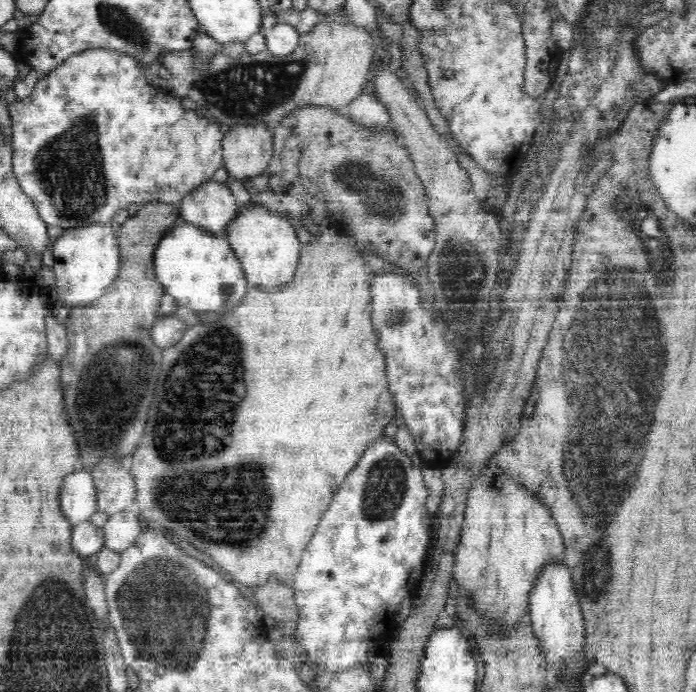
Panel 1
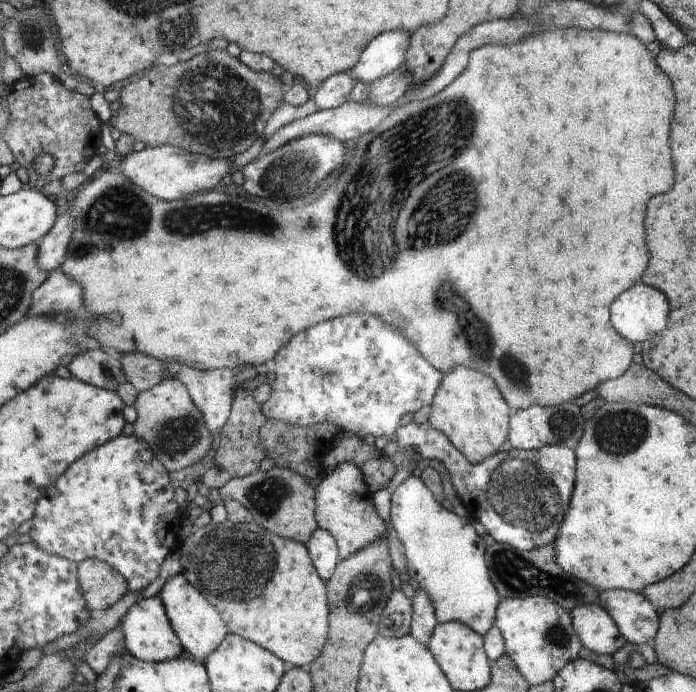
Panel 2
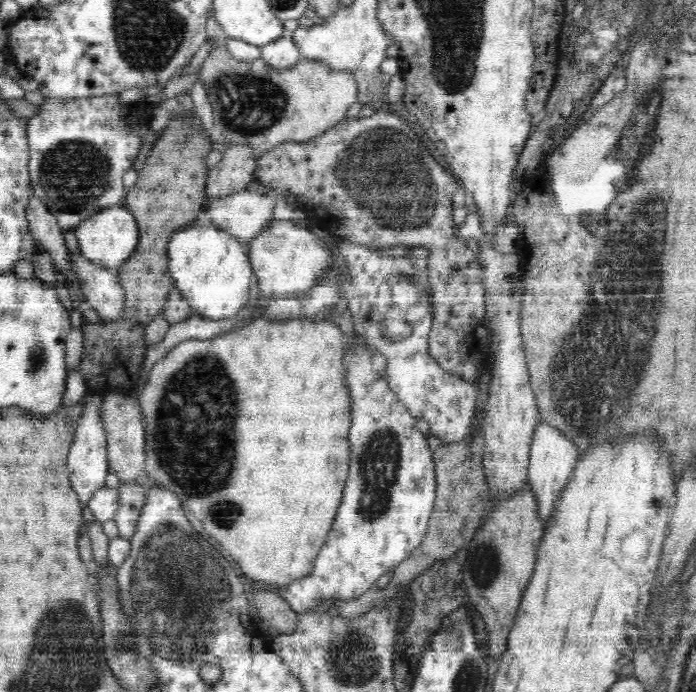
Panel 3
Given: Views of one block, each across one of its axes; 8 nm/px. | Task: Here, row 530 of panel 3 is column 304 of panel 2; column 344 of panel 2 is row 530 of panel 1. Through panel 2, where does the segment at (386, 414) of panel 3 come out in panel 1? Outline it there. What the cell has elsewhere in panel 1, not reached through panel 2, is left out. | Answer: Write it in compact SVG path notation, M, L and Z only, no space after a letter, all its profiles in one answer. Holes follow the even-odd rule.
M380 438L376 442L372 442L372 446L366 448L366 452L362 454L362 458L358 460L358 466L348 474L345 478L346 484L342 484L338 488L338 494L334 496L334 502L329 504L330 508L321 516L317 529L310 539L308 545L302 553L301 560L297 566L297 571L290 582L295 594L295 603L299 609L299 620L297 621L297 629L294 638L296 642L303 646L308 659L316 666L327 668L330 672L340 672L348 670L350 666L356 663L368 662L368 653L370 648L382 640L384 636L391 635L399 627L400 623L394 619L396 612L400 610L400 604L404 602L404 598L411 596L414 590L418 588L418 584L422 580L424 574L424 562L426 562L429 551L432 547L433 539L430 530L431 513L426 509L426 500L428 500L428 488L424 483L424 477L420 471L420 467L412 466L412 460L404 453L392 440L388 438Z

